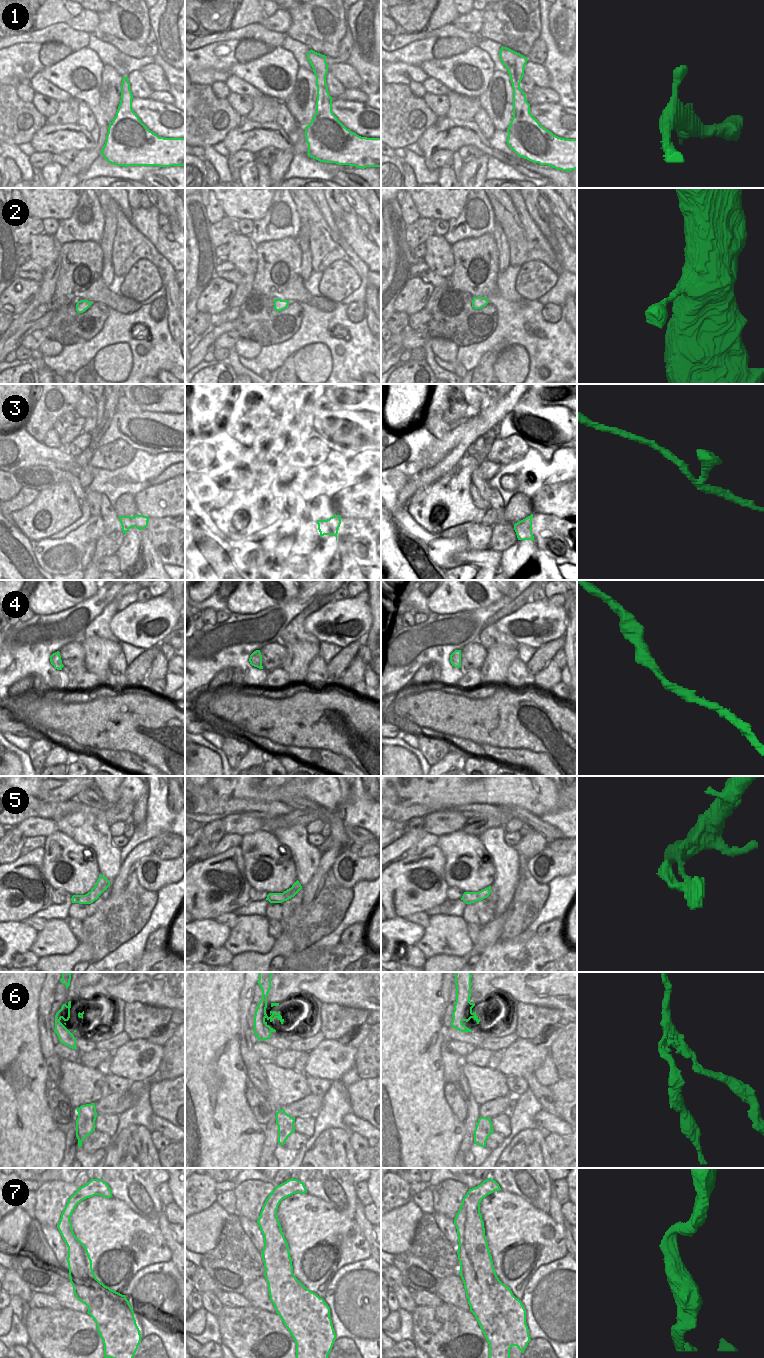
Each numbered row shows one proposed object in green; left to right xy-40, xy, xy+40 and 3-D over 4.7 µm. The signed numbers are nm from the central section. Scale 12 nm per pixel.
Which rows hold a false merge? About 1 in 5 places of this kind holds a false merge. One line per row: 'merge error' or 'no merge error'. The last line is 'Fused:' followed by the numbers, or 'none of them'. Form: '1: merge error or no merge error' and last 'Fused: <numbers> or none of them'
1: no merge error
2: no merge error
3: no merge error
4: no merge error
5: no merge error
6: merge error
7: no merge error
Fused: 6

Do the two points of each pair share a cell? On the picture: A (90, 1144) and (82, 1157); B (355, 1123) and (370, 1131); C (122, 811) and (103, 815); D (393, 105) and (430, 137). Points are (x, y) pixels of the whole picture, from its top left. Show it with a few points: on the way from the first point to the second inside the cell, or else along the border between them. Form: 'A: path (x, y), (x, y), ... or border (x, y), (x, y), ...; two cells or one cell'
A: border (81, 1146), (89, 1153), (94, 1153), (104, 1148); two cells
B: path (359, 1125), (366, 1129); one cell
C: path (117, 812), (108, 815); one cell
D: border (439, 118), (415, 142); two cells

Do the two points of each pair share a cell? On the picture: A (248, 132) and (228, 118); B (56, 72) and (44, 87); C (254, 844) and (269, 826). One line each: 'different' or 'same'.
A: different
B: different
C: different

